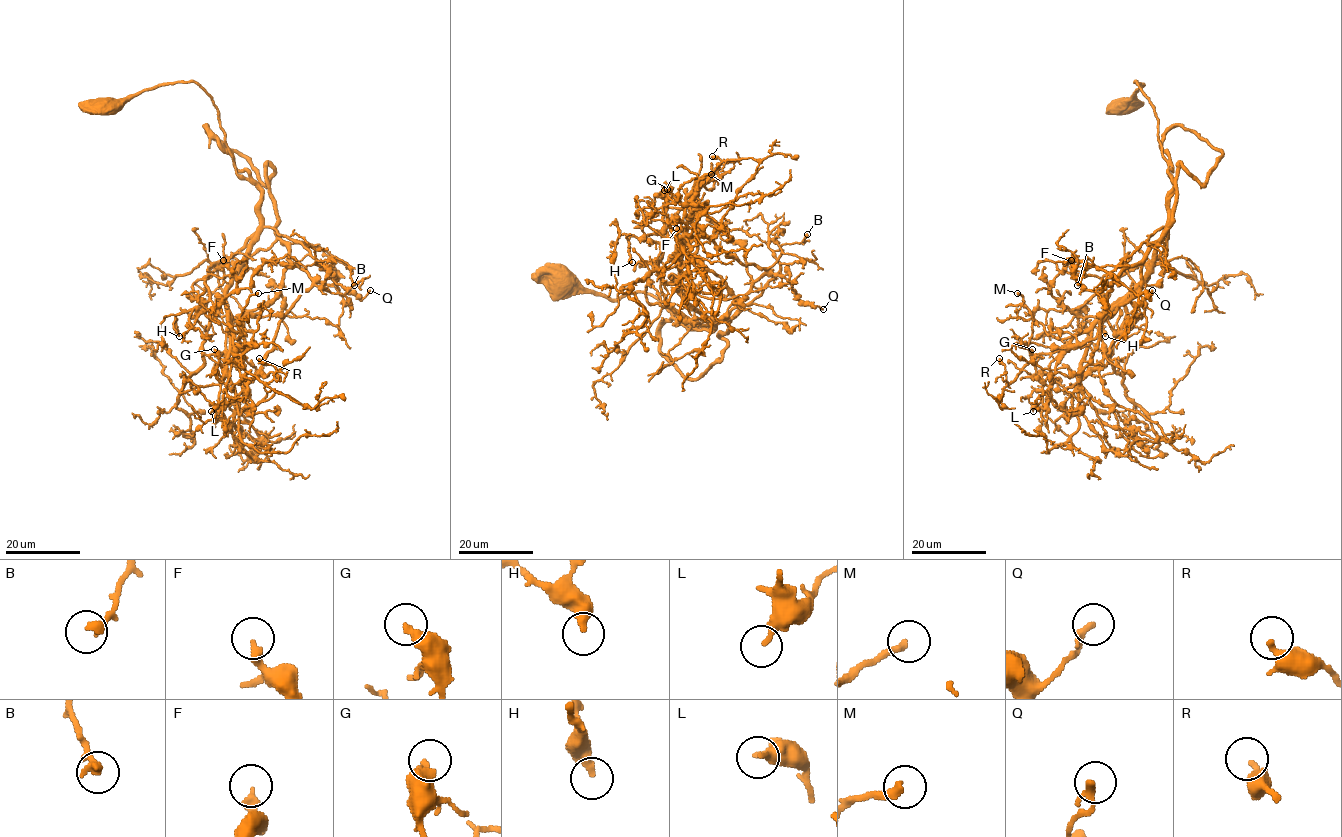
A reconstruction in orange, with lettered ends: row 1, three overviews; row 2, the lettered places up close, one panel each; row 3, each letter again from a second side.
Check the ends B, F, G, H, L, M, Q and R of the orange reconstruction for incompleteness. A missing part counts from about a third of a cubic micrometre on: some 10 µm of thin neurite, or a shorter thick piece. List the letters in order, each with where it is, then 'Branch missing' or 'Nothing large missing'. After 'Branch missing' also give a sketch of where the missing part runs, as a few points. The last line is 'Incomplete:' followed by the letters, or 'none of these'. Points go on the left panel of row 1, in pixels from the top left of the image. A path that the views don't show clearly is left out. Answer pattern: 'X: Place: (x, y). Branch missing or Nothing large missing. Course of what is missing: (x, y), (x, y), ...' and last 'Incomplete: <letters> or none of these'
B: Place: (354, 285). Nothing large missing
F: Place: (223, 260). Nothing large missing
G: Place: (214, 349). Nothing large missing
H: Place: (179, 336). Nothing large missing
L: Place: (211, 411). Nothing large missing
M: Place: (258, 293). Branch missing
Q: Place: (370, 290). Nothing large missing
R: Place: (259, 358). Nothing large missing
Incomplete: M

